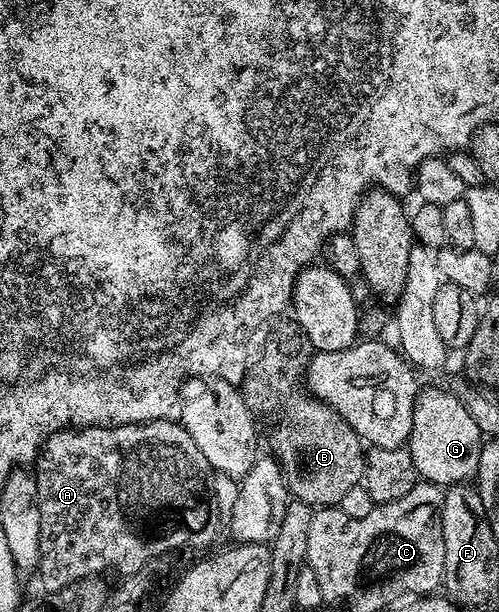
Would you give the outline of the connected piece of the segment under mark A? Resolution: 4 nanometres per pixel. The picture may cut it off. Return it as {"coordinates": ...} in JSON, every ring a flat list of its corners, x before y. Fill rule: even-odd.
{"coordinates":[[161,418,155,422,129,422,126,426,87,426,77,432,70,428,57,430,42,446,32,470,32,477,40,512,40,556,36,574,37,577,42,577,42,586,46,592,62,590,65,586,74,585,75,582,93,579,93,574,100,573,105,566,110,570,119,570,122,576,127,576,141,569,155,556,170,552,166,550,182,550,185,546,206,546,210,542,210,517,213,519,216,514,210,488,212,471,208,460,204,460,204,452,196,448,196,440,188,436,181,421],[146,533,154,537,151,542,146,542]]}

